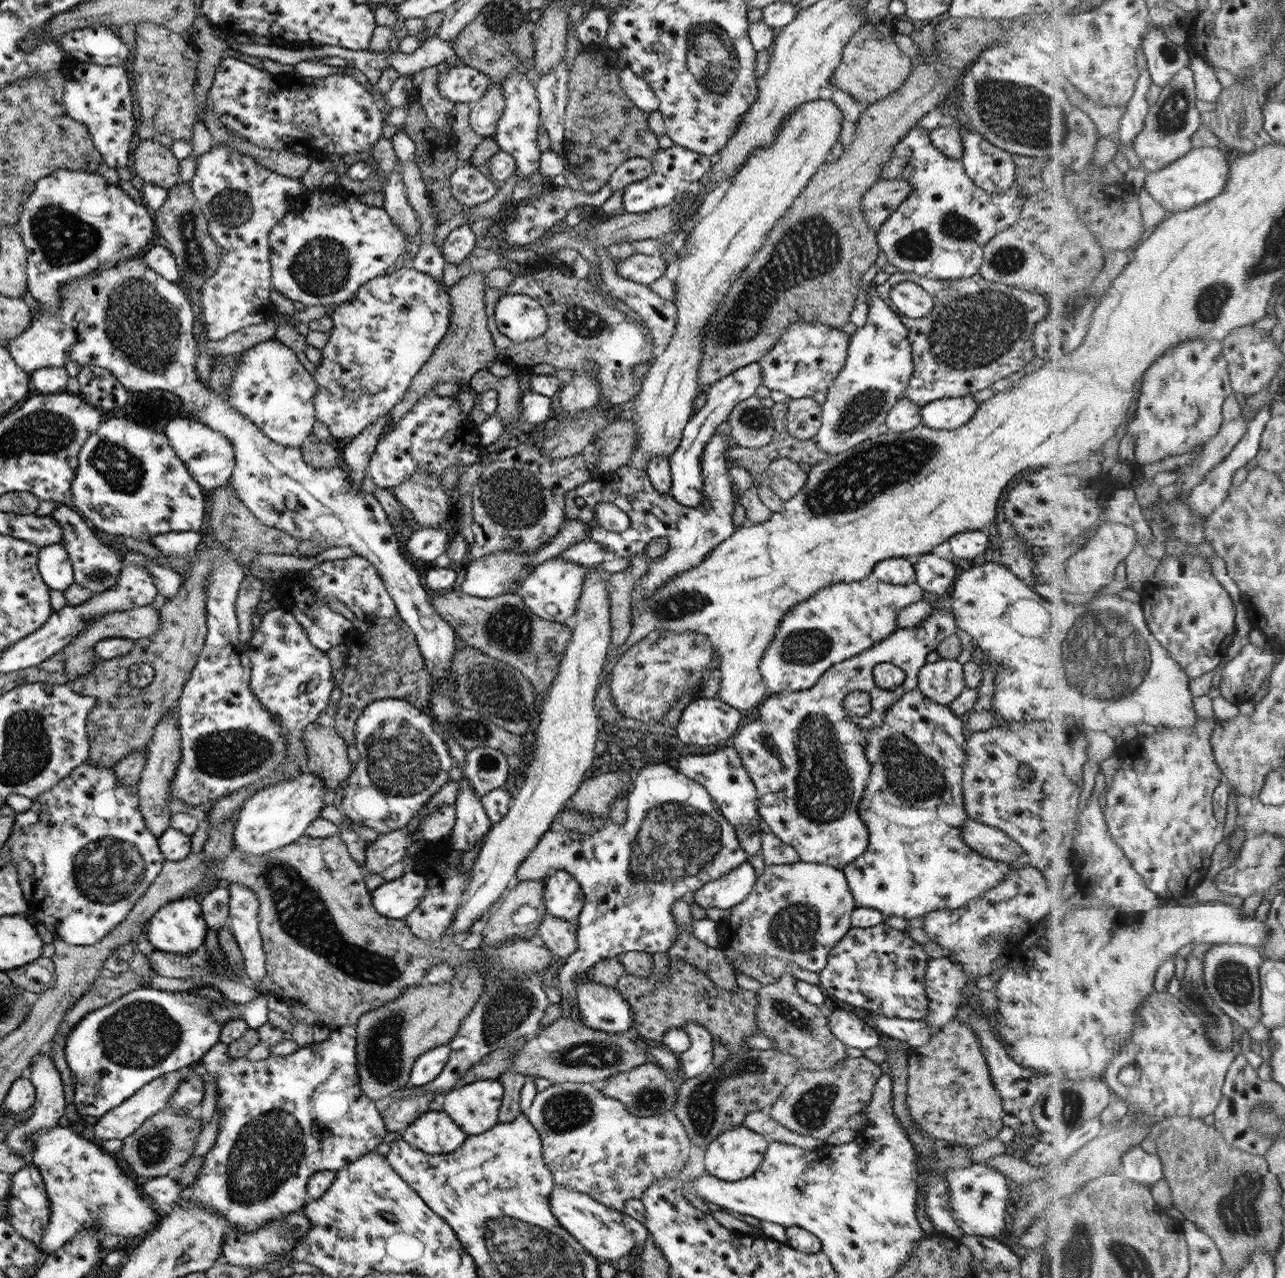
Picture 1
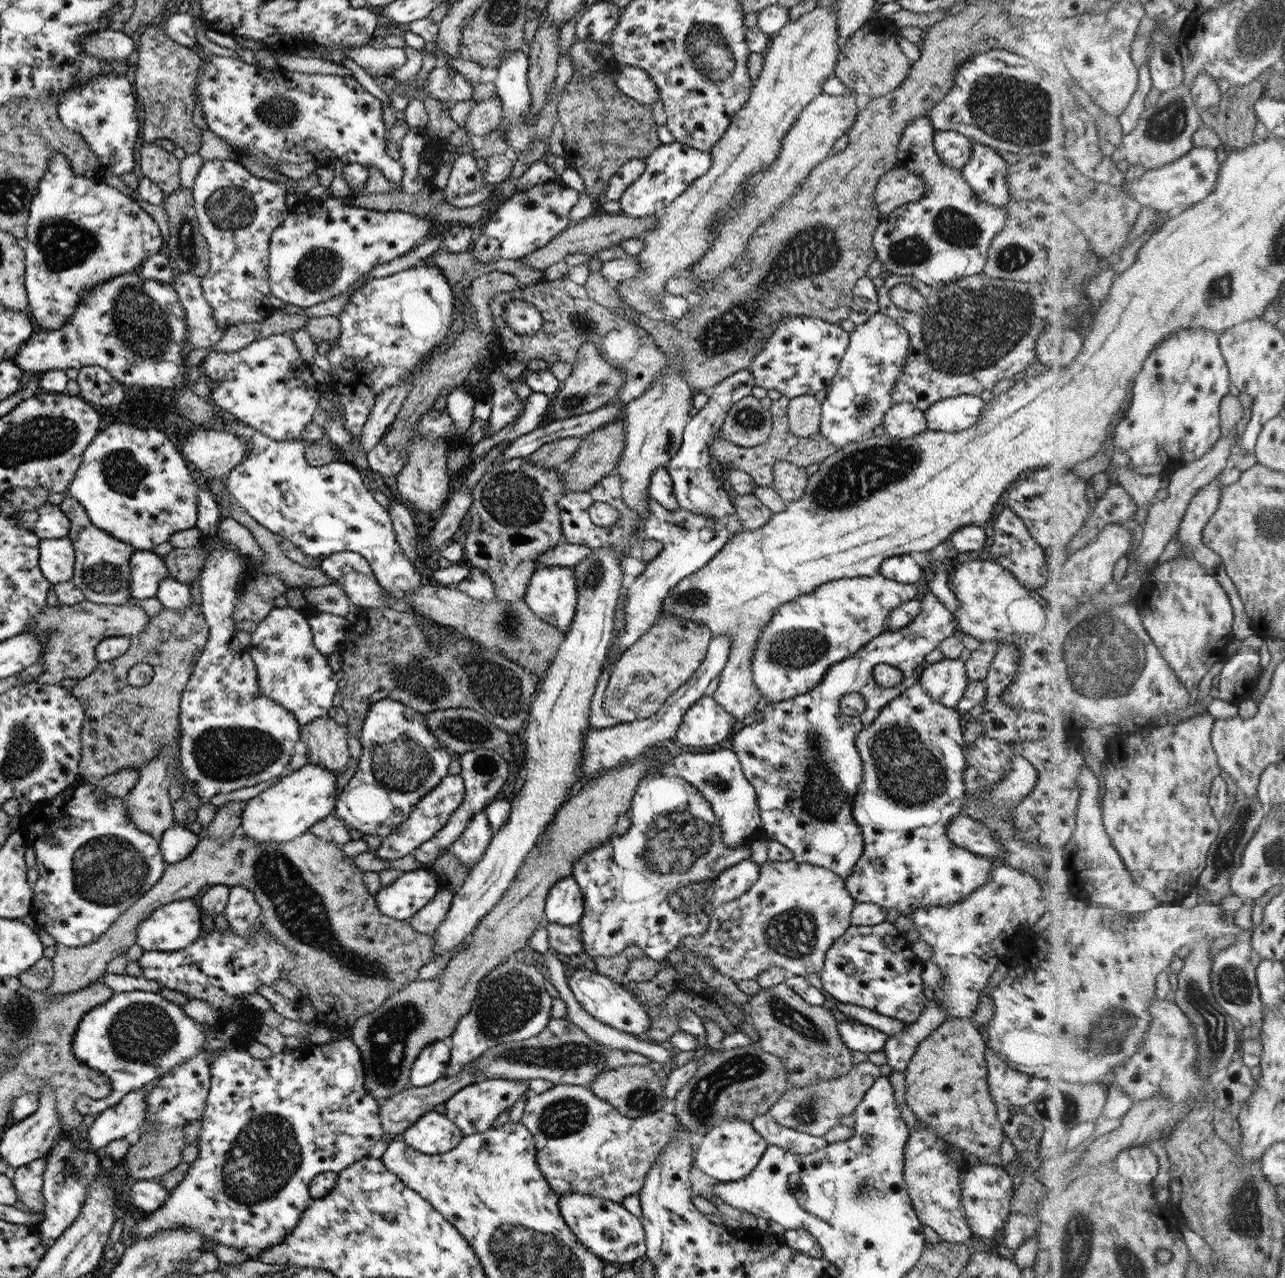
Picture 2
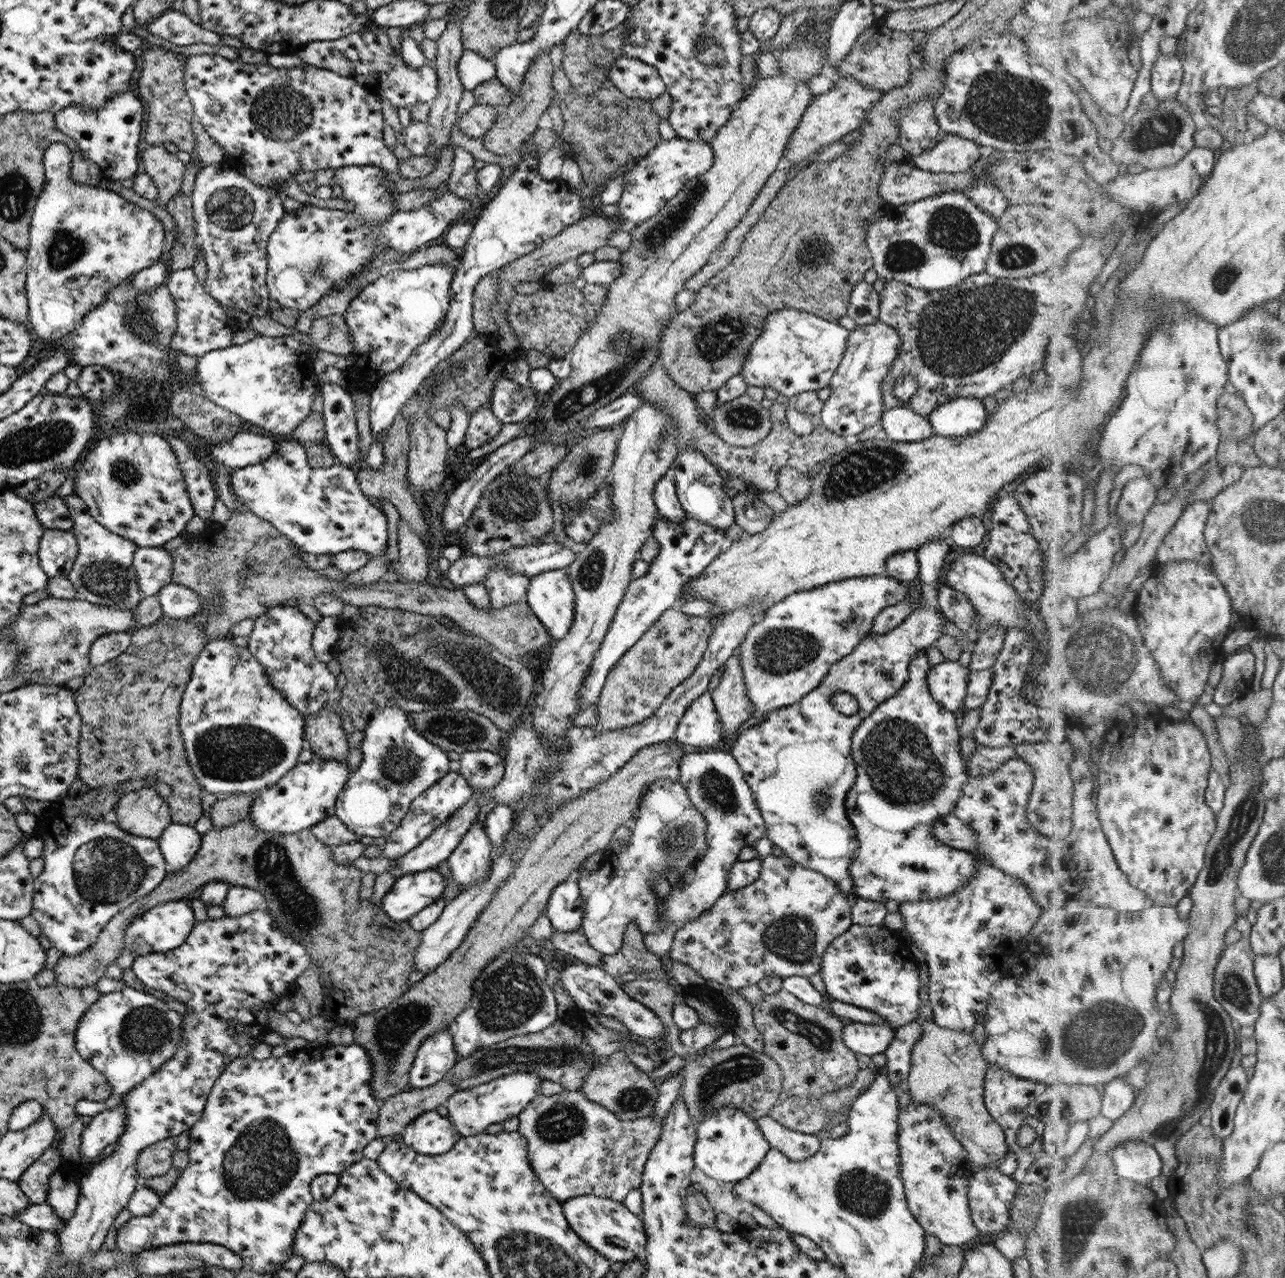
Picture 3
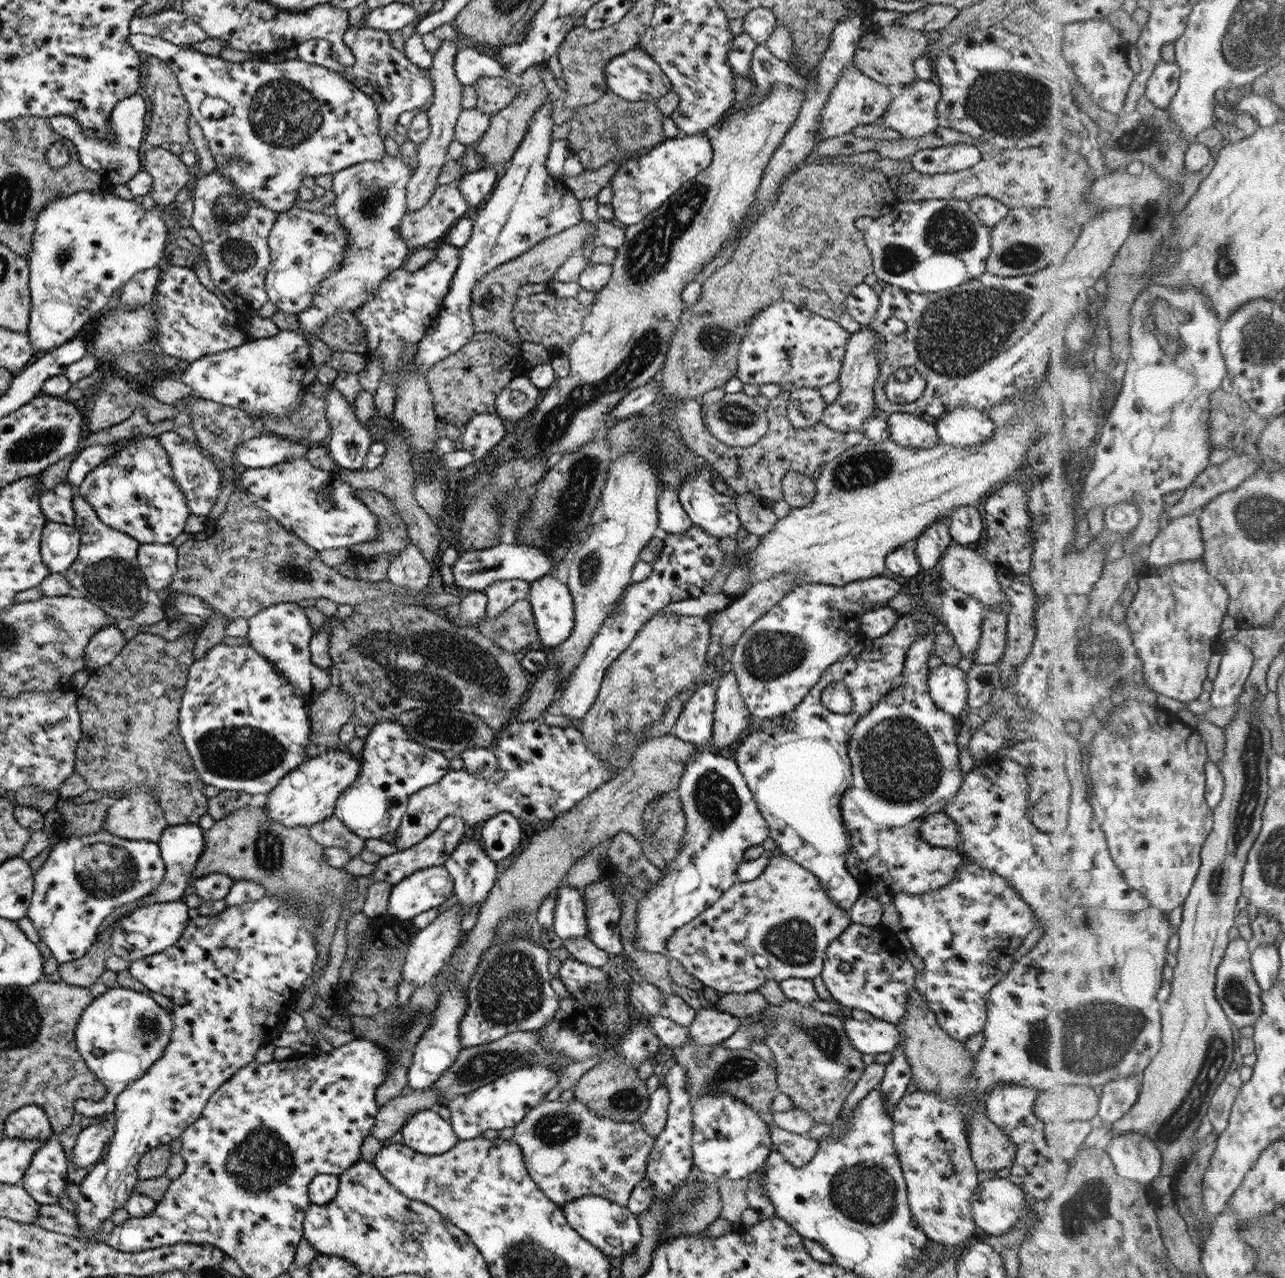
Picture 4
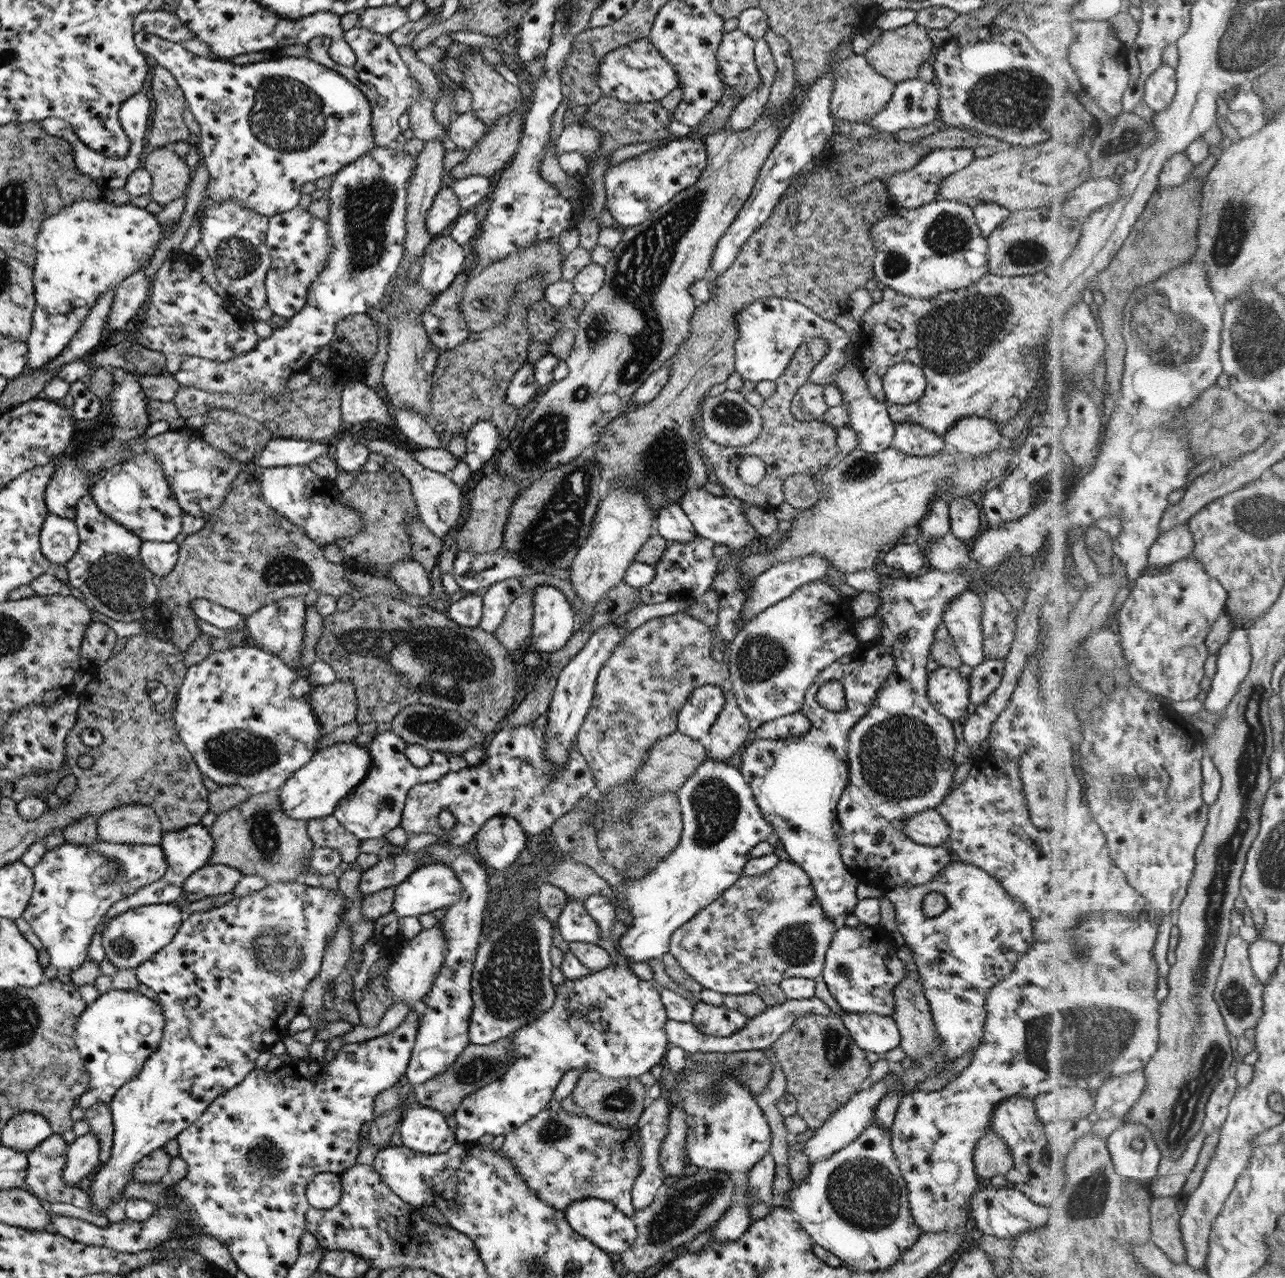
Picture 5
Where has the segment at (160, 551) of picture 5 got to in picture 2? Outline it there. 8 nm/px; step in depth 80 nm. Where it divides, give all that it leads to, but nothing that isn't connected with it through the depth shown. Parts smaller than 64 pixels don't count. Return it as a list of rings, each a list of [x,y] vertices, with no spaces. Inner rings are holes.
[[[135,549],[128,564],[130,575],[128,588],[133,603],[154,598],[159,581],[167,578],[169,574],[163,558],[156,556],[151,550]]]

